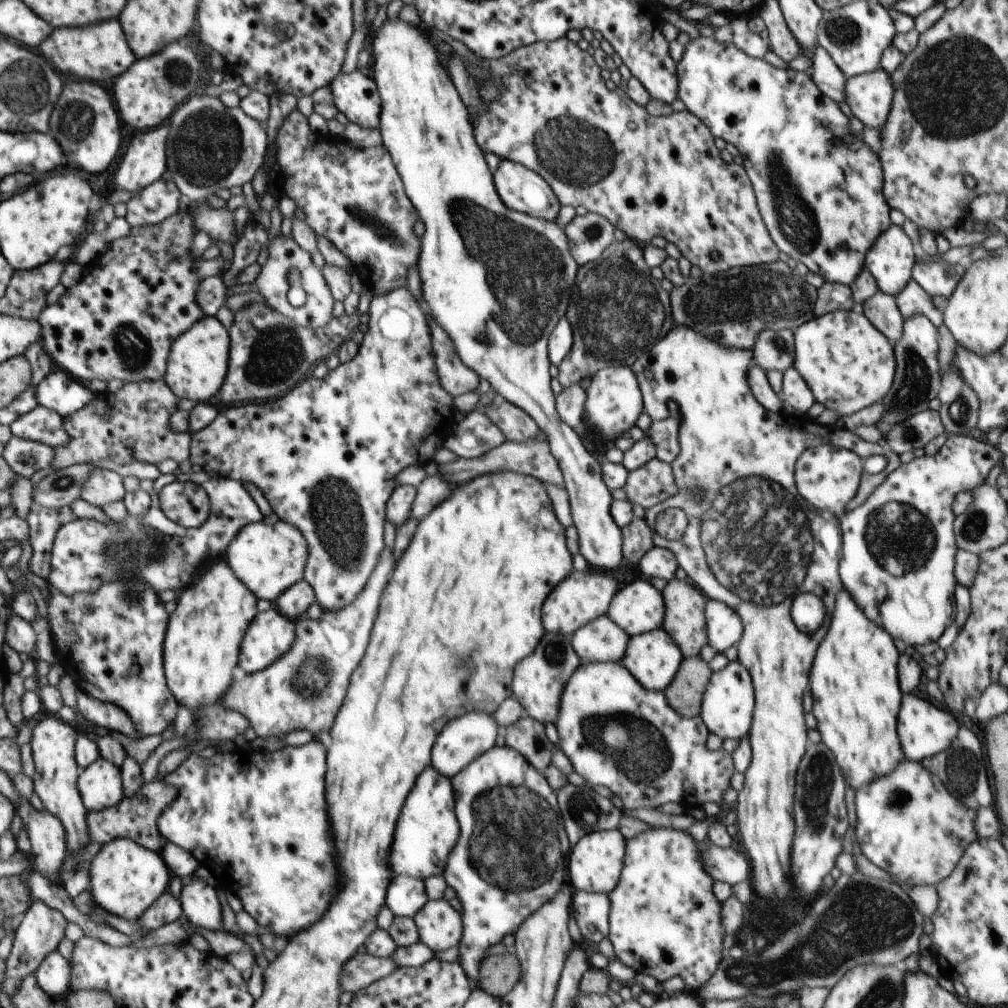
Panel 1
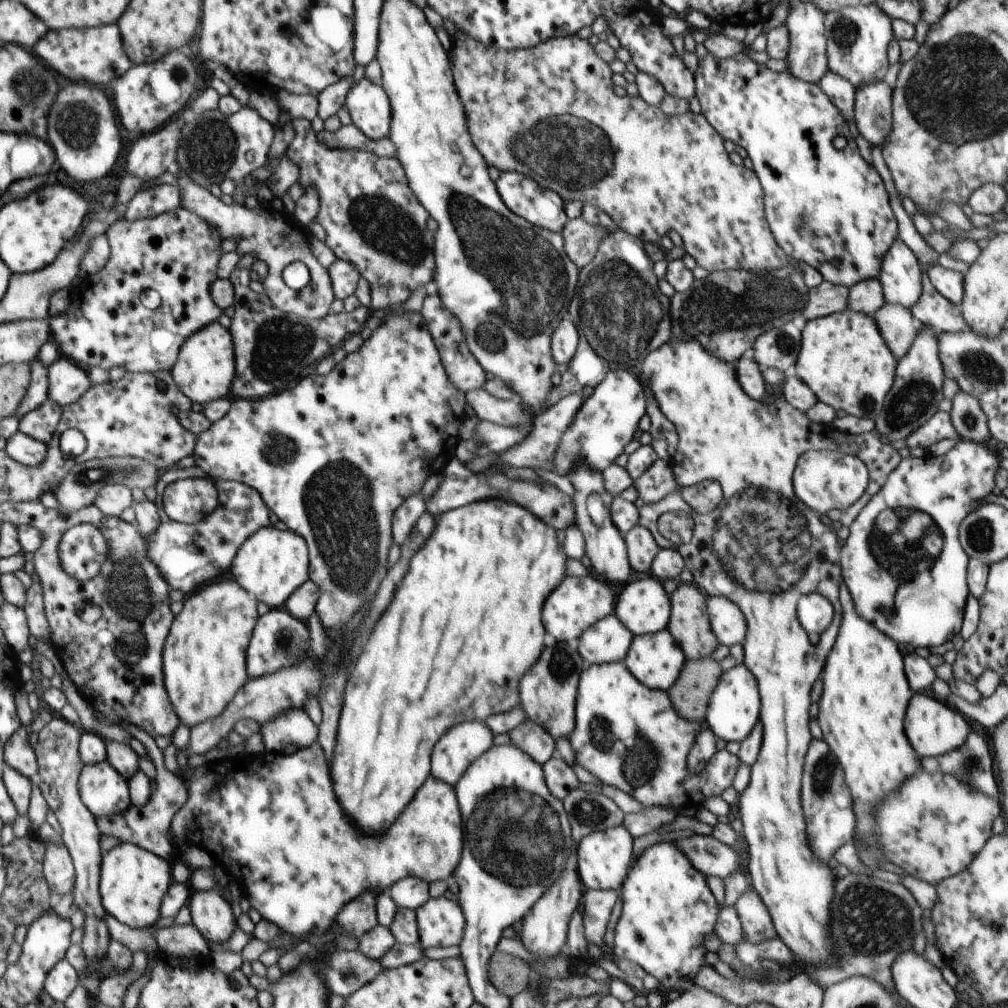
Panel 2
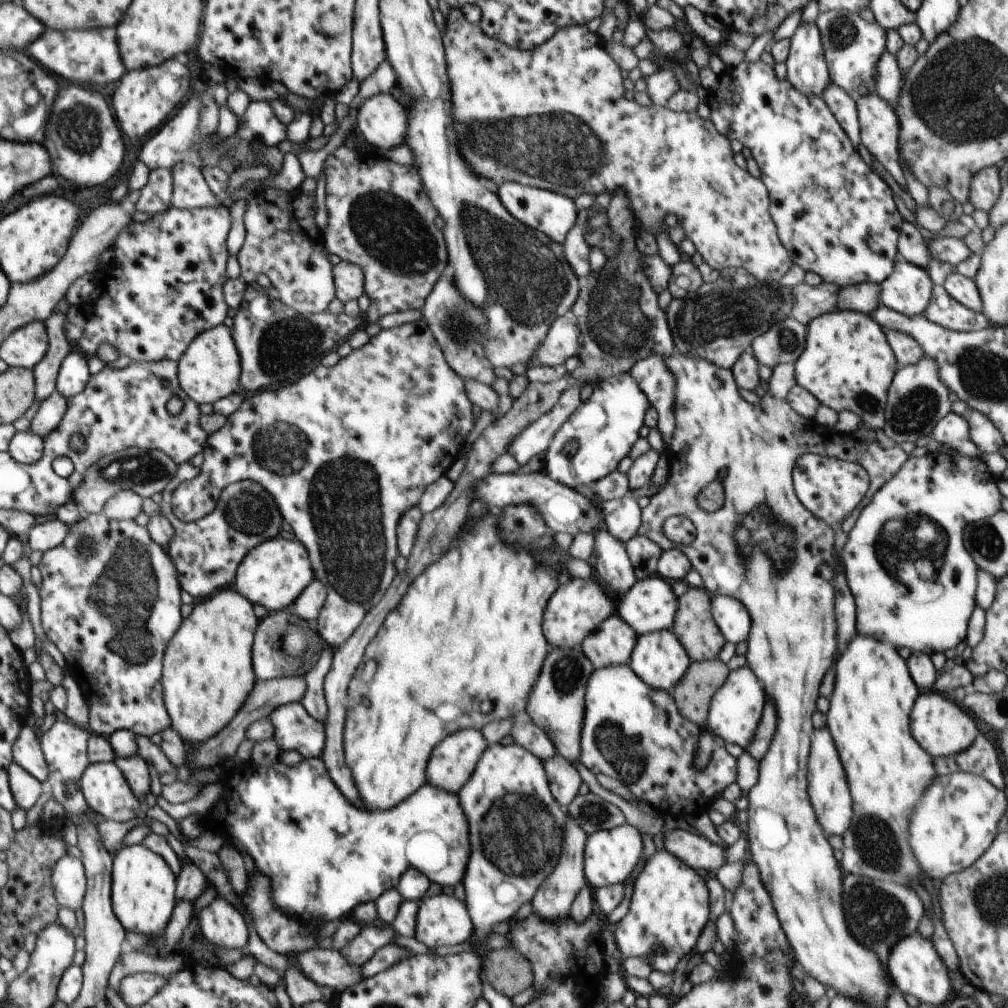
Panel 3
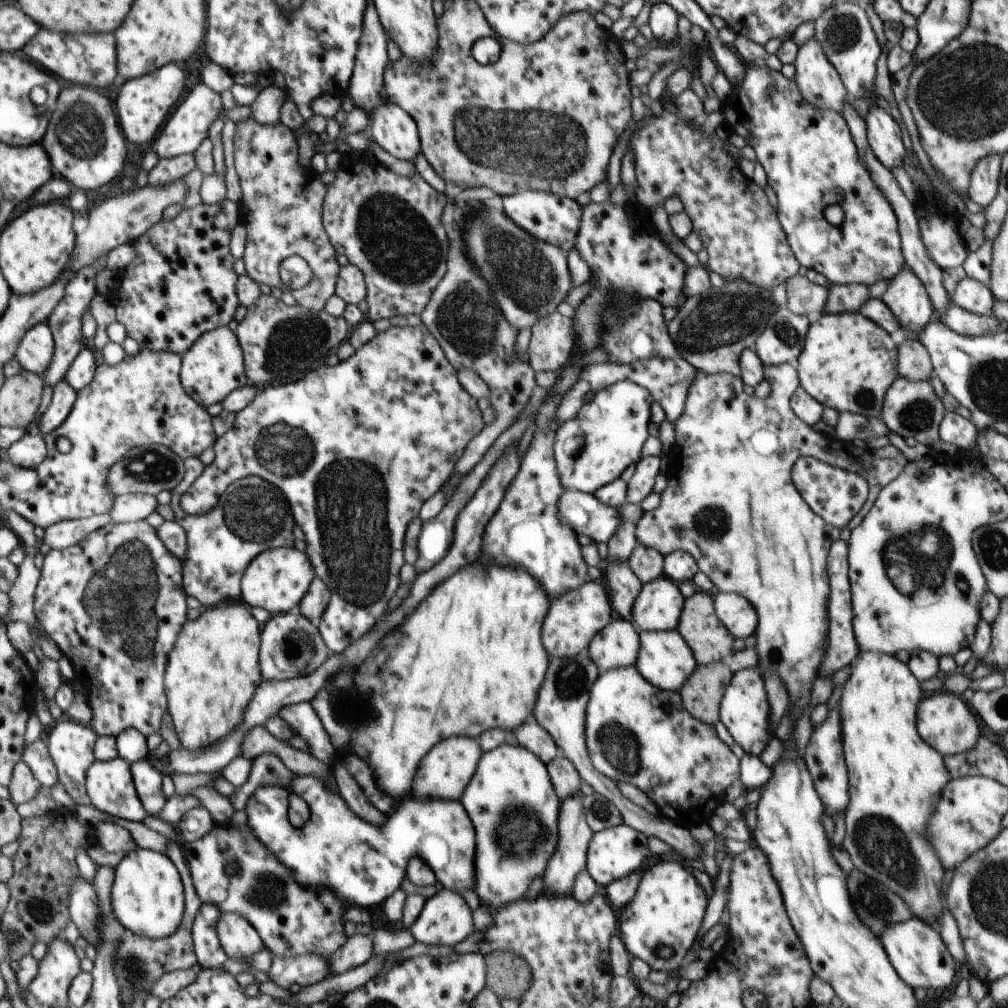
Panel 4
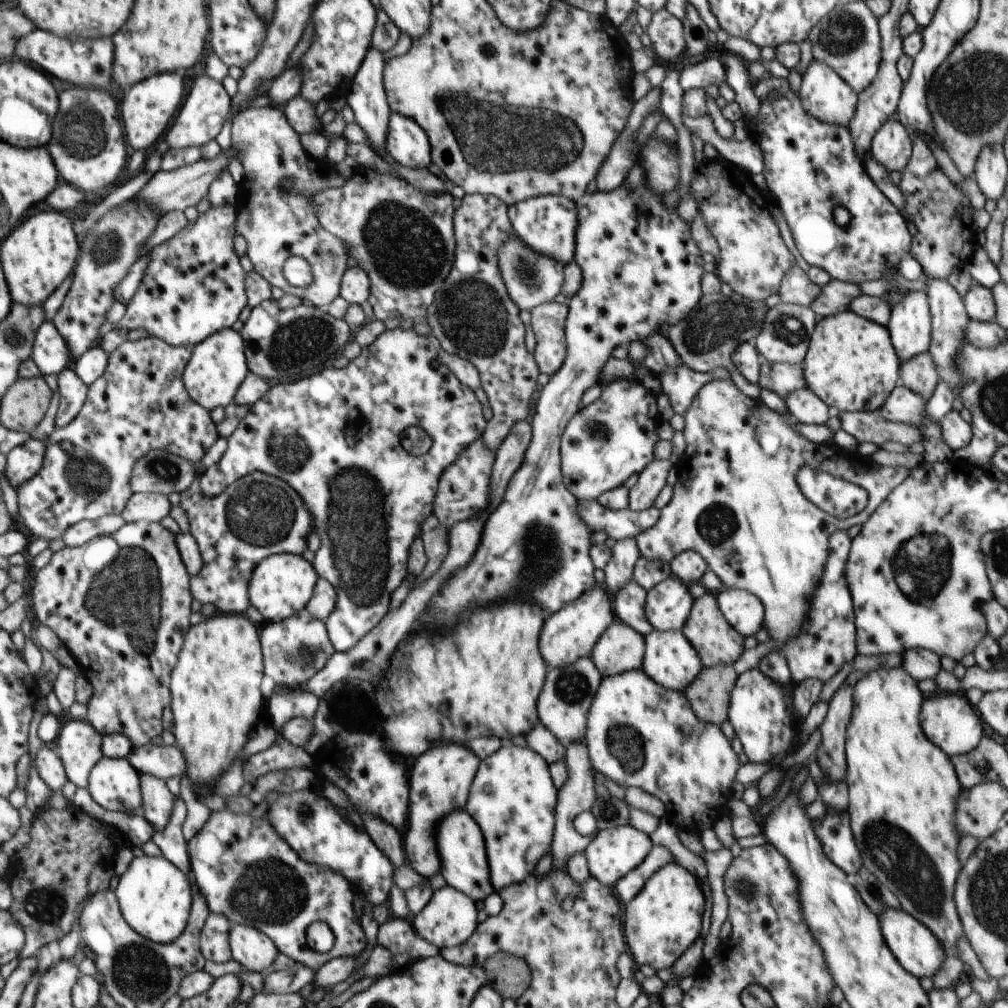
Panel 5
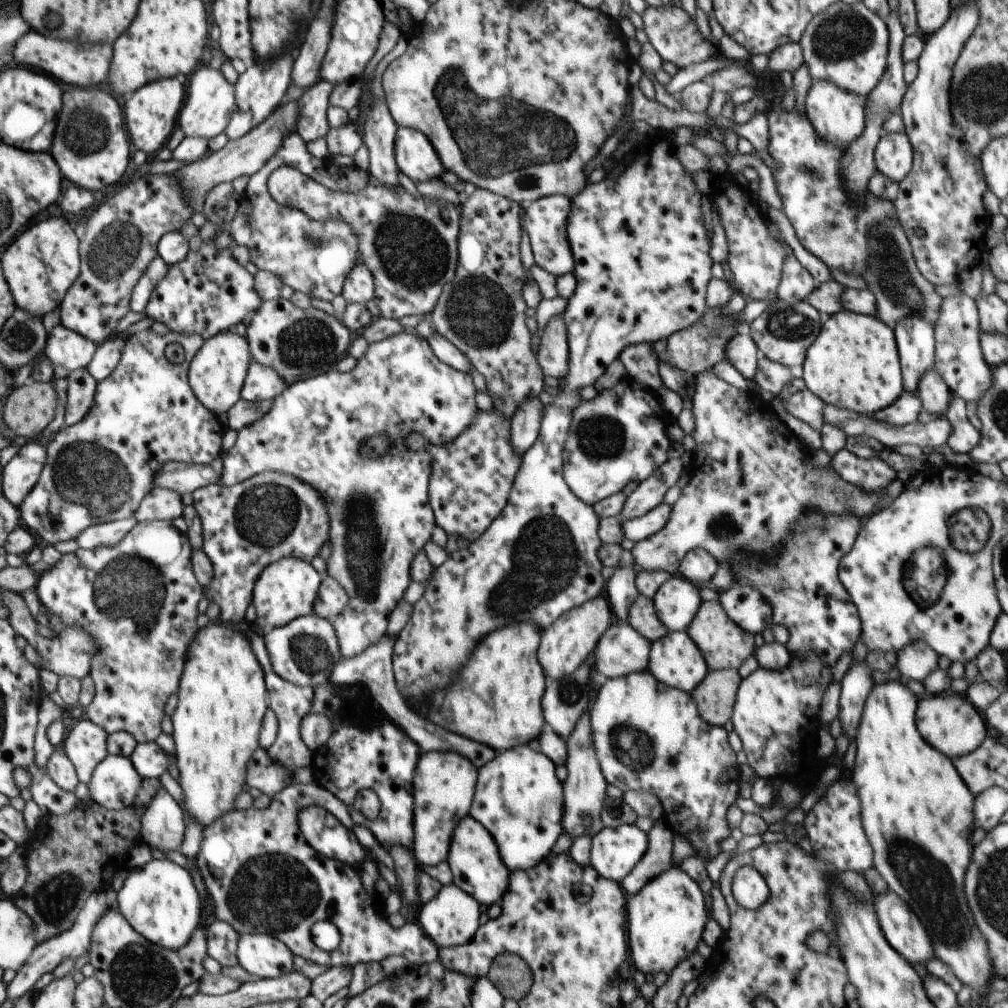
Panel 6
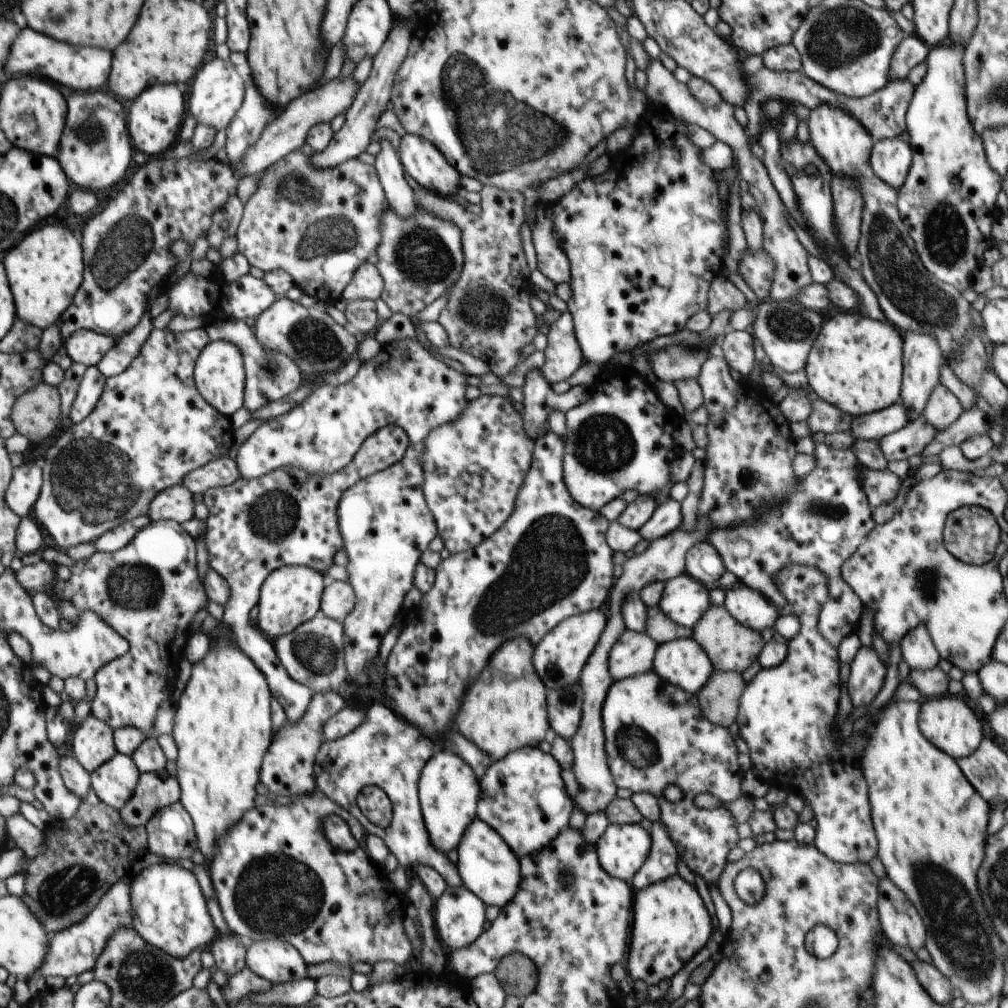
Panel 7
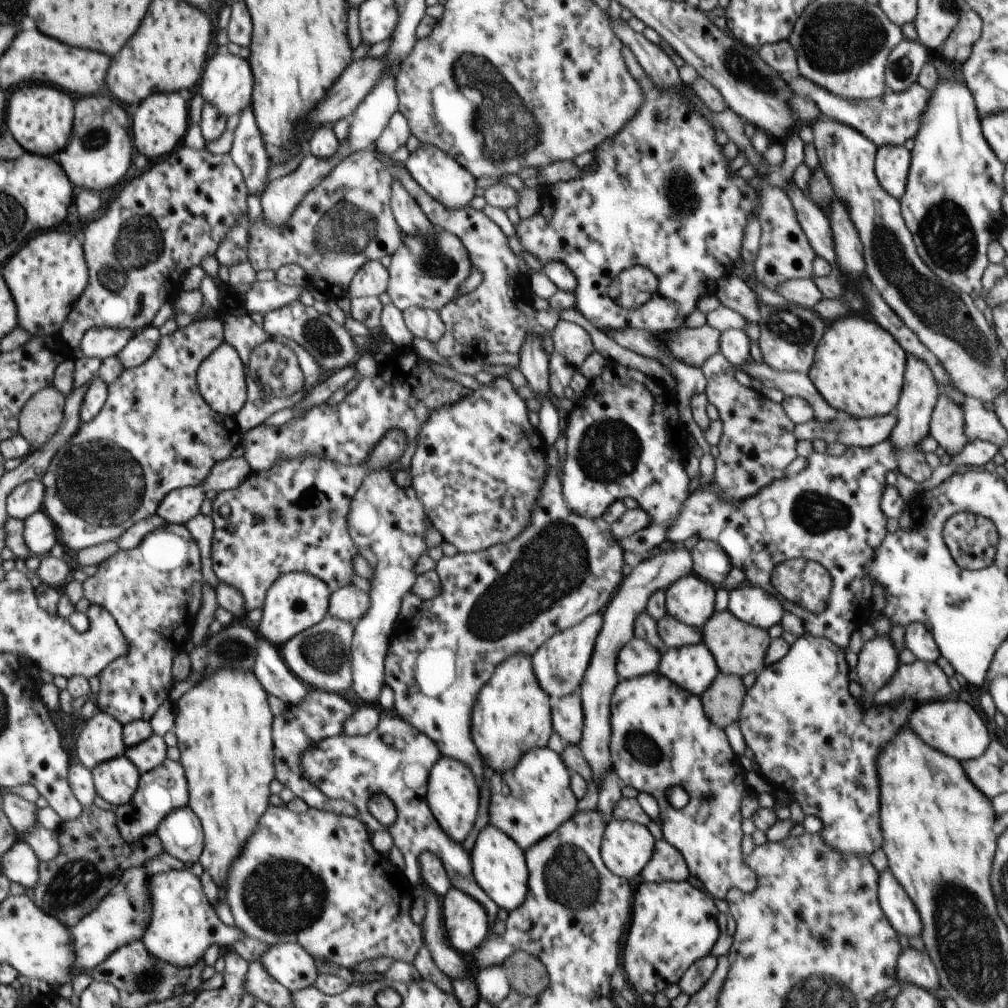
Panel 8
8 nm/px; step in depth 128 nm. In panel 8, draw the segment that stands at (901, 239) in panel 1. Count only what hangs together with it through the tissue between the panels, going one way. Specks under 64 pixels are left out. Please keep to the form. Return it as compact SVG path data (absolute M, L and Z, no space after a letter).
M907 355L903 377L903 389L894 410L897 423L888 439L895 448L895 457L898 463L896 473L904 474L906 478L910 478L914 482L923 483L931 477L933 470L926 463L925 453L921 452L919 447L920 443L929 436L931 416L941 394L940 386L937 384L930 367L914 355Z

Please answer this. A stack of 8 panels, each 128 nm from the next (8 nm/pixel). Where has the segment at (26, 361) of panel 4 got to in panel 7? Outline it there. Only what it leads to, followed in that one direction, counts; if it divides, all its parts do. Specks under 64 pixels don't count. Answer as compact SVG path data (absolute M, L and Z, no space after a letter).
M82 329L63 340L63 346L73 362L82 363L89 367L97 365L116 342L117 339L110 335Z

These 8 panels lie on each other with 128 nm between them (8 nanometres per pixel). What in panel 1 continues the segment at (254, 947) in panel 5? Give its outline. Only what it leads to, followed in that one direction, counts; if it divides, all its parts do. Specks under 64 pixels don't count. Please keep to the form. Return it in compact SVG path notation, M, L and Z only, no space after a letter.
M185 879L179 898L182 902L184 914L194 927L205 928L206 930L220 930L222 928L223 910L220 910L220 902L216 898L216 889L212 892L208 883L200 879Z

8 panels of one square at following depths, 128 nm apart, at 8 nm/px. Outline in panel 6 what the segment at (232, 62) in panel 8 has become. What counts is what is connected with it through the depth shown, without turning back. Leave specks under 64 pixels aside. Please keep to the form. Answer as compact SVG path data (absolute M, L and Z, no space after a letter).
M204 66L190 78L189 96L186 97L185 108L181 112L179 127L186 137L216 138L226 130L226 126L229 126L228 122L237 110L237 105L235 85L228 82L218 68Z

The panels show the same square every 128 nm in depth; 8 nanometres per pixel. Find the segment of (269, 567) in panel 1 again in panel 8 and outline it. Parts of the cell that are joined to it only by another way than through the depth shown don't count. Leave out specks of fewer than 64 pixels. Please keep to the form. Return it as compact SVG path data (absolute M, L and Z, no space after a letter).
M297 572L282 575L265 596L263 615L258 626L260 636L275 647L281 647L293 636L318 624L326 616L330 595L328 585L318 577Z

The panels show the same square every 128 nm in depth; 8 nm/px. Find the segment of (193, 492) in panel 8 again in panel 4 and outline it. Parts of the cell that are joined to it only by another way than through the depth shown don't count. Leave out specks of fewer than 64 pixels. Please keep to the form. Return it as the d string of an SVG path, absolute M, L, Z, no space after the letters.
M126 493L116 496L113 509L108 513L114 523L144 521L156 512L158 500L155 495Z

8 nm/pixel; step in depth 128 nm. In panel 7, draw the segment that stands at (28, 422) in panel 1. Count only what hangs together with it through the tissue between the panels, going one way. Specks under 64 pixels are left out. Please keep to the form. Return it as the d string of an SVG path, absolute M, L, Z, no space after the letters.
M90 365L85 370L69 412L68 424L81 423L96 408L106 379L97 365Z

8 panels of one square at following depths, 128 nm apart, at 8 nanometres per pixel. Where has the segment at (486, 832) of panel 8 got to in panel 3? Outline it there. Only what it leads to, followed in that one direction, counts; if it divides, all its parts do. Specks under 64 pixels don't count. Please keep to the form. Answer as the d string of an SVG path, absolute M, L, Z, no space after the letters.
M320 757L304 759L293 767L278 762L275 766L250 769L247 763L226 770L227 792L222 799L228 812L224 818L228 828L222 828L222 824L219 828L226 832L227 841L236 842L238 839L246 846L258 866L254 869L267 874L274 882L275 905L285 913L287 910L293 919L298 917L303 923L312 921L320 926L330 920L350 918L358 905L375 902L388 889L397 888L402 874L410 867L422 871L432 883L441 887L456 886L463 881L471 842L469 824L457 794L426 782L410 798L390 810L362 812L354 808L342 792L338 792Z

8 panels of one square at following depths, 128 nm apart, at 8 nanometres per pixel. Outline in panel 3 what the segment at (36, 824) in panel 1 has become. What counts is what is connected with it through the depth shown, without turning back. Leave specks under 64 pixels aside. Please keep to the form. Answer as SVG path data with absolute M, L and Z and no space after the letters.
M66 856L58 861L53 870L53 879L60 906L74 912L83 906L87 876L84 863L80 859Z

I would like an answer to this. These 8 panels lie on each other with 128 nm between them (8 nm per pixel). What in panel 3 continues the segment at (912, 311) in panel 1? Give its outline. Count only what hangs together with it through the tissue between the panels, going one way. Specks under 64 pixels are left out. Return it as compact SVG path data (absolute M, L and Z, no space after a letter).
M933 285L932 296L924 316L933 323L953 331L979 331L998 325L984 313L977 313L955 298L942 285Z

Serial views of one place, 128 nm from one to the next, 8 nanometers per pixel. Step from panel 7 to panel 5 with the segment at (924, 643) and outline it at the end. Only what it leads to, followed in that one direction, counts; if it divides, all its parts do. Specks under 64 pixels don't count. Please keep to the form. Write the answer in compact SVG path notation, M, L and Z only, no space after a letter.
M910 649L902 654L901 667L916 681L934 678L940 671L940 657L928 649Z

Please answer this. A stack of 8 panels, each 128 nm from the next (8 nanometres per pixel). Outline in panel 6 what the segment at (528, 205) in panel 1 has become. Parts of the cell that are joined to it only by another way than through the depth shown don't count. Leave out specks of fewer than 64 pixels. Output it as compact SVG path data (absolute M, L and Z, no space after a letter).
M550 195L539 198L529 204L524 204L521 210L521 214L524 214L521 224L524 226L528 236L530 237L530 244L534 255L535 264L540 266L540 268L544 268L546 272L549 272L552 276L556 277L561 277L565 274L572 273L574 270L575 260L567 239L565 227L566 219L570 214L570 209L571 200L566 195Z

